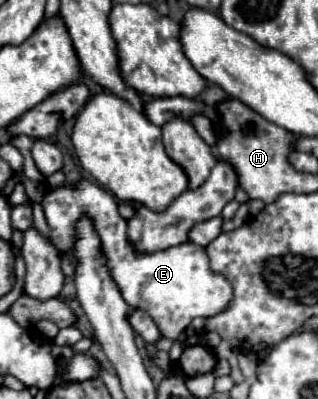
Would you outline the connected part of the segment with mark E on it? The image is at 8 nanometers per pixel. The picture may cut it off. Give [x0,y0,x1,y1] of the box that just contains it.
[41,179,233,339]

